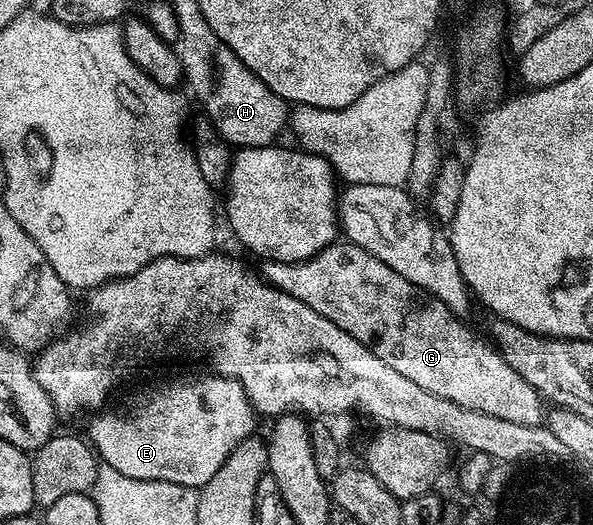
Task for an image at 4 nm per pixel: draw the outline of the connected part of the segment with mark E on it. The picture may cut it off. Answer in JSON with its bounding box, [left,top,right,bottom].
[86,374,258,490]

